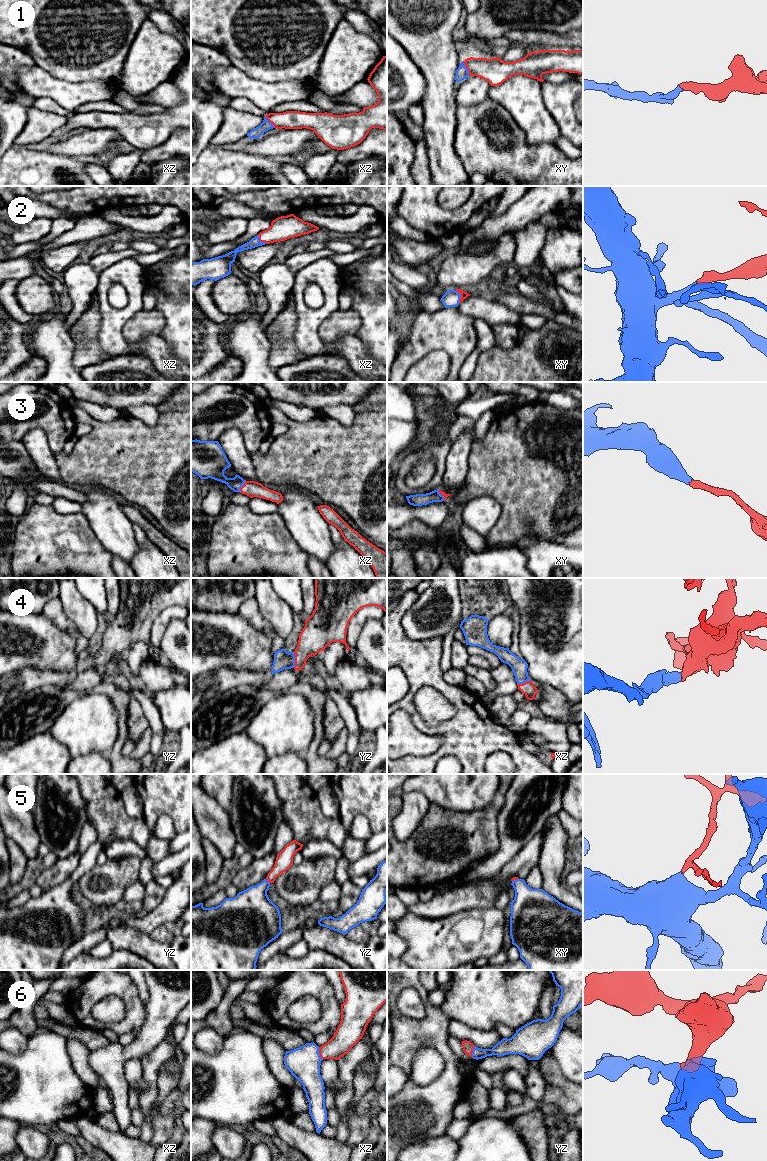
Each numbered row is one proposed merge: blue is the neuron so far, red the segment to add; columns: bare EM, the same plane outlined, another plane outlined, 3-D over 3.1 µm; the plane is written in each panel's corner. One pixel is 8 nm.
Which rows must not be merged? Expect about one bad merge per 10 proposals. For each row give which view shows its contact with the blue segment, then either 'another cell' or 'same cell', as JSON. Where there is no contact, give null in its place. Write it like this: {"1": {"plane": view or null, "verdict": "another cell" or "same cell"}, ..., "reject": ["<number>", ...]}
{"1": {"plane": "xy", "verdict": "same cell"}, "2": {"plane": "xy", "verdict": "same cell"}, "3": {"plane": "xz", "verdict": "same cell"}, "4": {"plane": "yz", "verdict": "same cell"}, "5": {"plane": "yz", "verdict": "same cell"}, "6": {"plane": "xz", "verdict": "same cell"}, "reject": []}

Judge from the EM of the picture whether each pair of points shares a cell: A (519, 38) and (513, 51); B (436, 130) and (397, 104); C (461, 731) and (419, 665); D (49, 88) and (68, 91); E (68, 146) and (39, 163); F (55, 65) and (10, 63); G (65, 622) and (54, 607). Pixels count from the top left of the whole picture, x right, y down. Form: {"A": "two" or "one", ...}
{"A": "two", "B": "two", "C": "one", "D": "one", "E": "two", "F": "two", "G": "one"}

